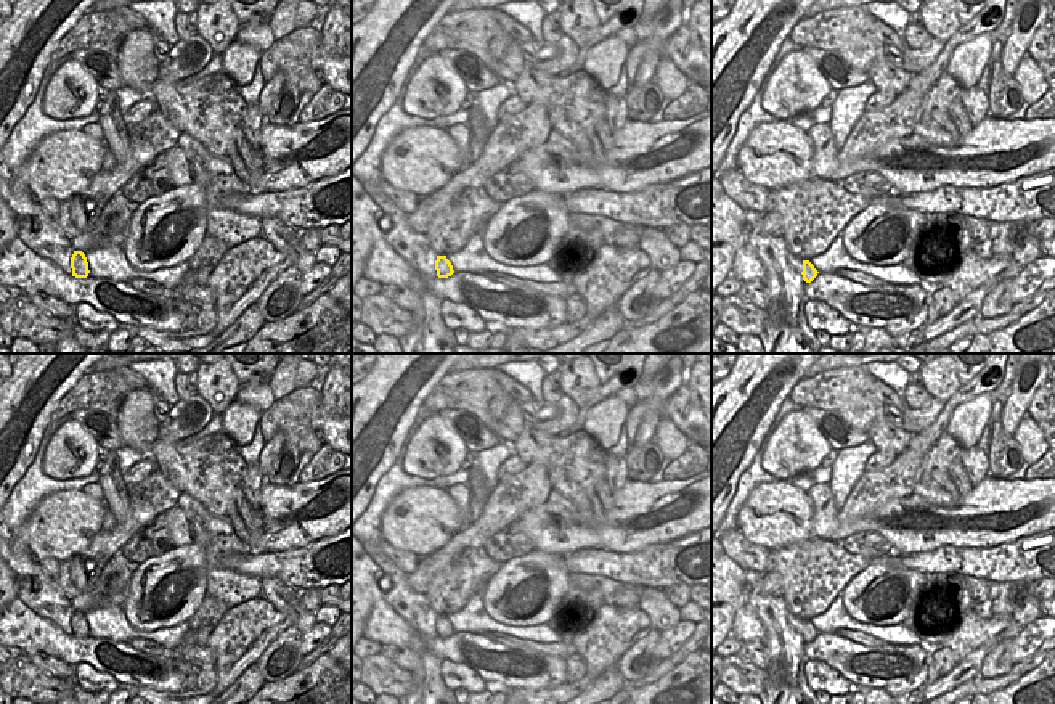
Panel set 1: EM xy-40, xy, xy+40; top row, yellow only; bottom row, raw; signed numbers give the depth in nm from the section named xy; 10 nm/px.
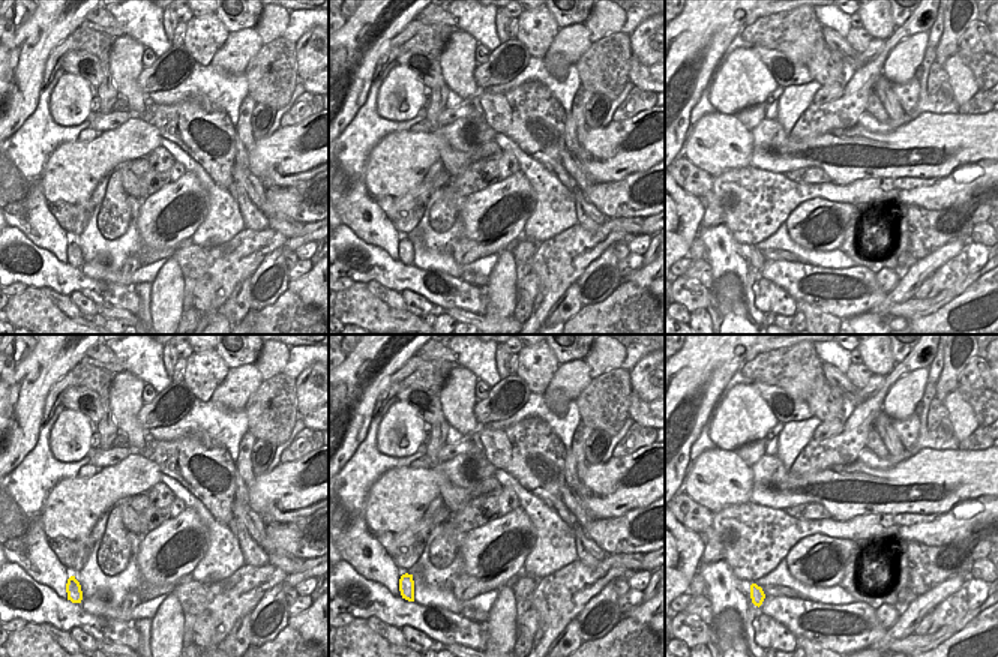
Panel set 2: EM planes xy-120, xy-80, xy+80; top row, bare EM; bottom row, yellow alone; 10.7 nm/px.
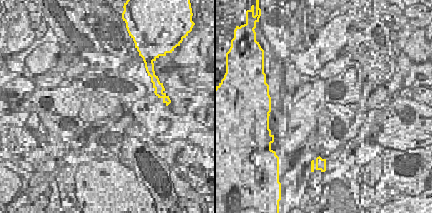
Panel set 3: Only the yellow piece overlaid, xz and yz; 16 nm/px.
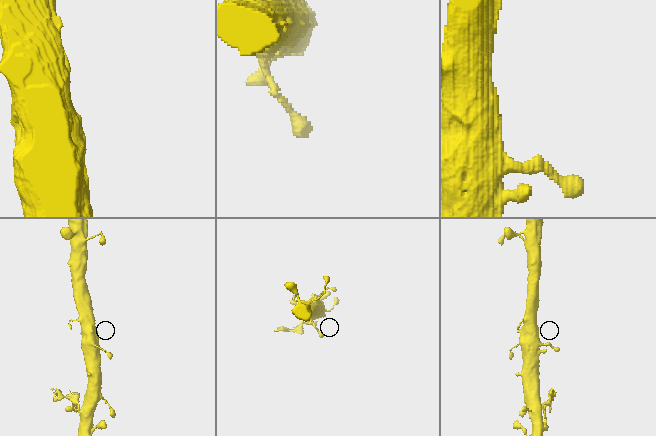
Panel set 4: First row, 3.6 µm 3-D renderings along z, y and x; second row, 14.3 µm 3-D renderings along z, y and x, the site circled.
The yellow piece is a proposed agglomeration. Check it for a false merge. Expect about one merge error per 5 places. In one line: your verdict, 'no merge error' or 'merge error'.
no merge error

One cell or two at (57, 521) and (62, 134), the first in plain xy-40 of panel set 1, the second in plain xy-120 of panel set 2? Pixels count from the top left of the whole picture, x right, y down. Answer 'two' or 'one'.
two

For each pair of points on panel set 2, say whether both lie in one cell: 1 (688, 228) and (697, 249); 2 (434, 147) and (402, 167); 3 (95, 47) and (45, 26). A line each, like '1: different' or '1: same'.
1: different
2: same
3: different

